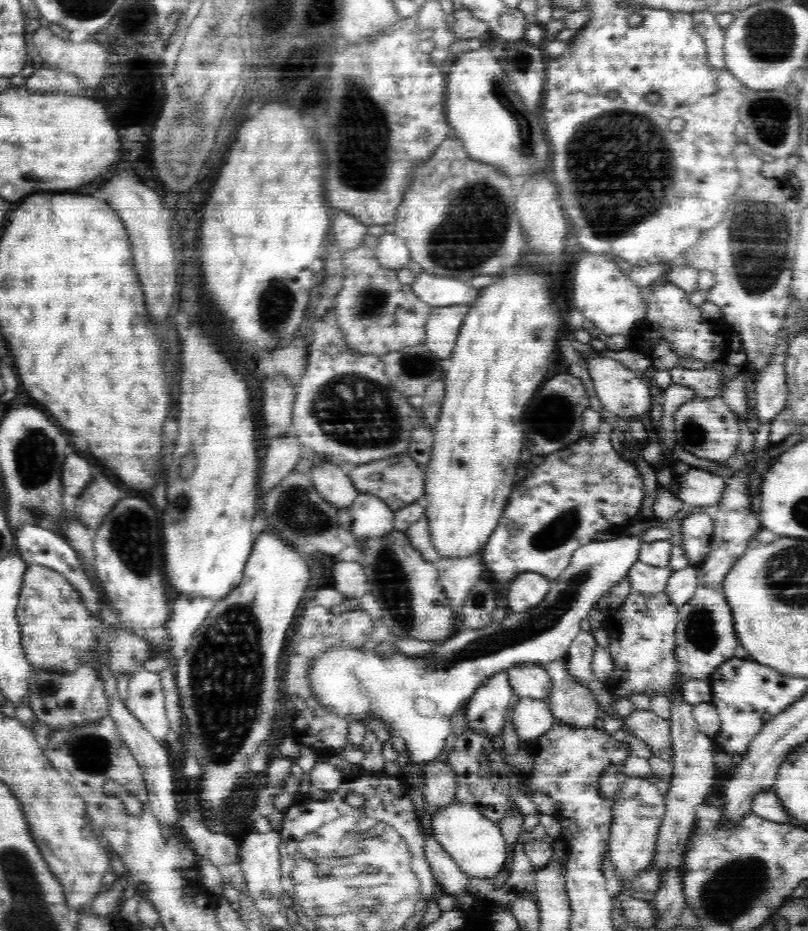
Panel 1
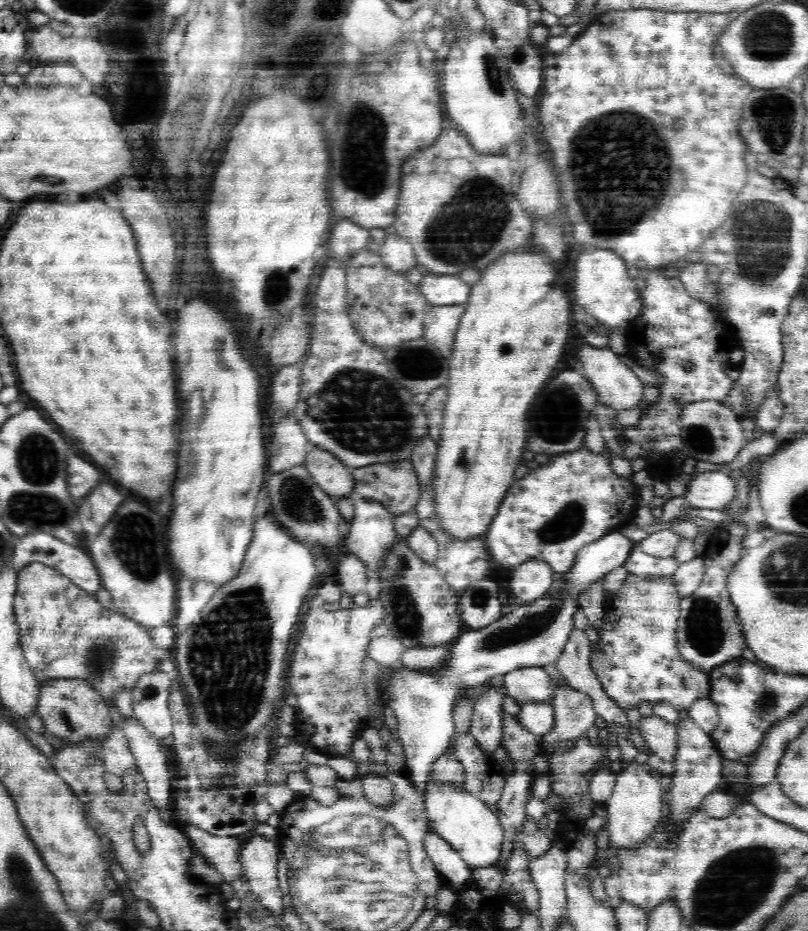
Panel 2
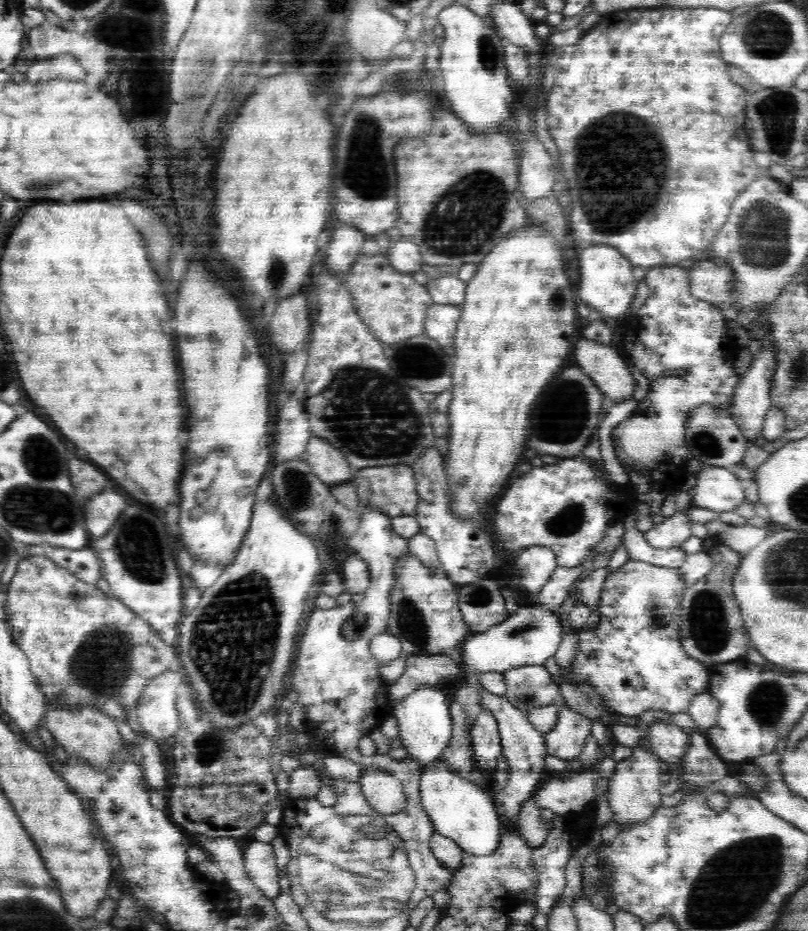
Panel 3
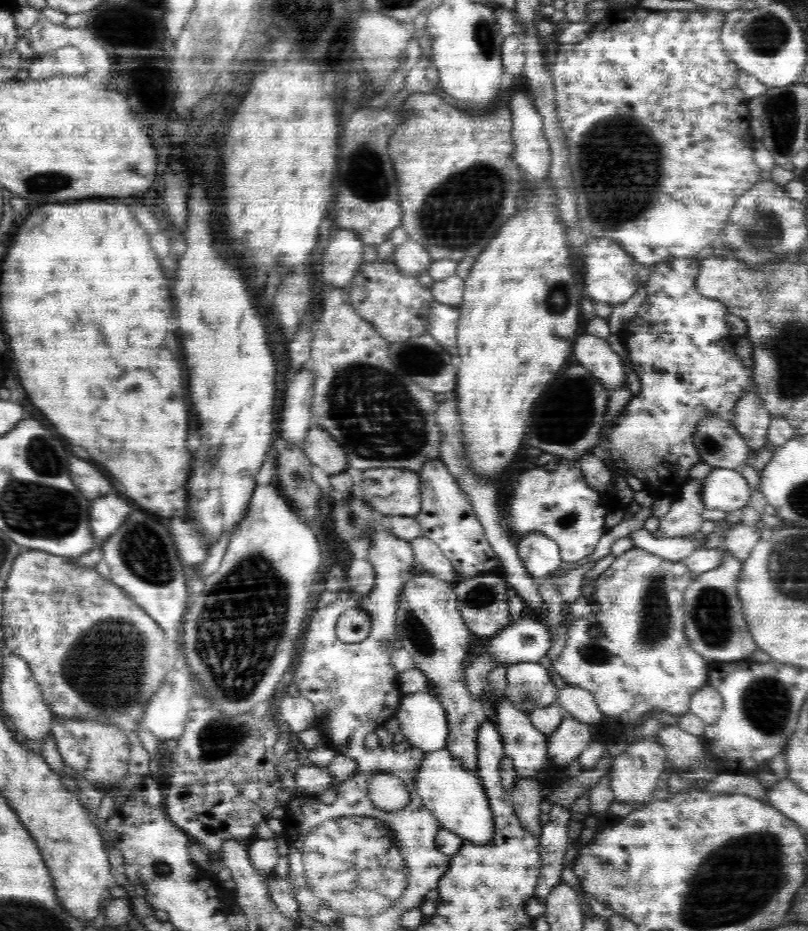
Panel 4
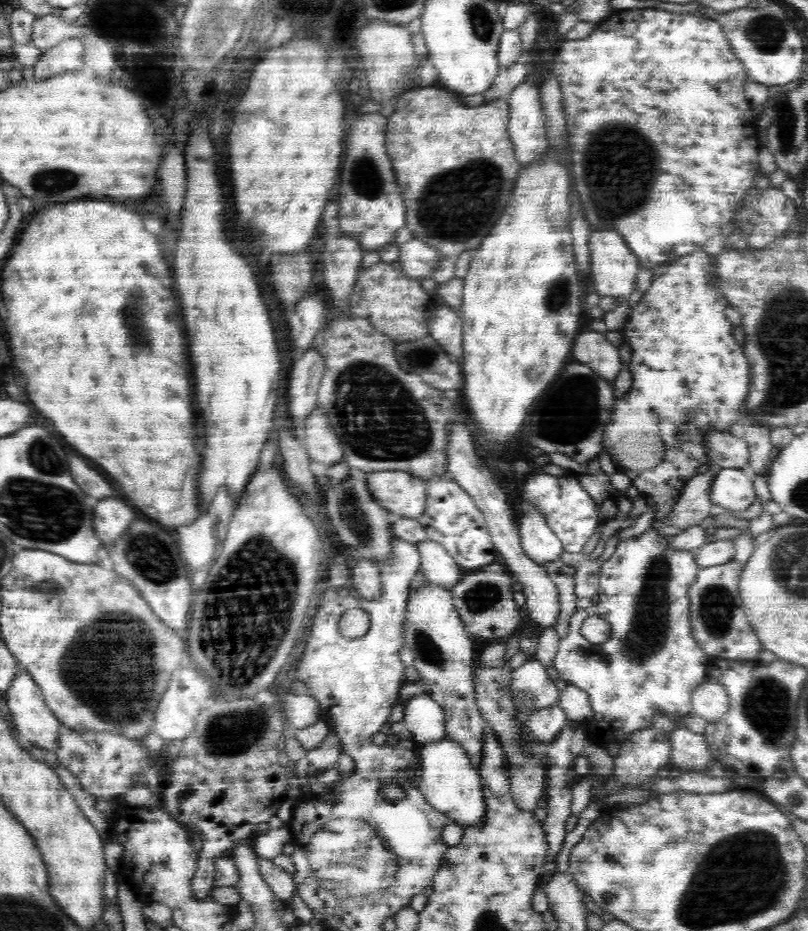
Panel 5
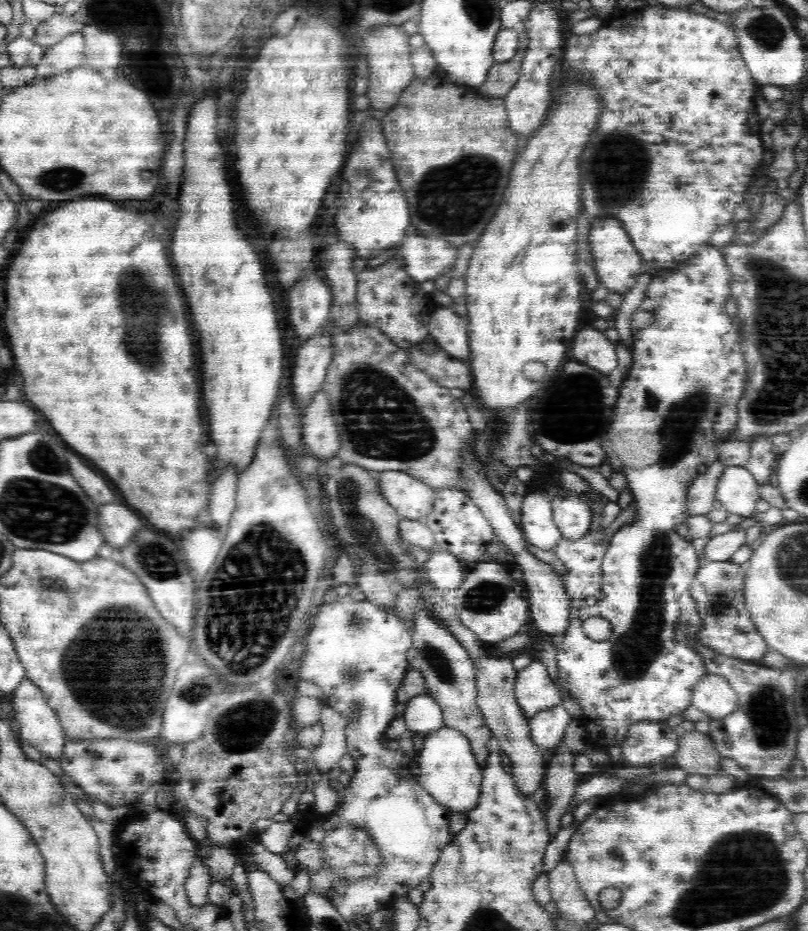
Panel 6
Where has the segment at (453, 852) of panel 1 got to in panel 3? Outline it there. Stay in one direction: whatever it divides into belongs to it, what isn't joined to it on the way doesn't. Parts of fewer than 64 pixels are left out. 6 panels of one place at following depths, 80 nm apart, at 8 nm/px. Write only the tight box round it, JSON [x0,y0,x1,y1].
[420,758,500,856]

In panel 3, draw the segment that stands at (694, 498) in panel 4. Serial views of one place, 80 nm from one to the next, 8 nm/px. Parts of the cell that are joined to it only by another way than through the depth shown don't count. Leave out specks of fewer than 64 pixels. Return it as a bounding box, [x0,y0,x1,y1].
[644,504,694,549]

